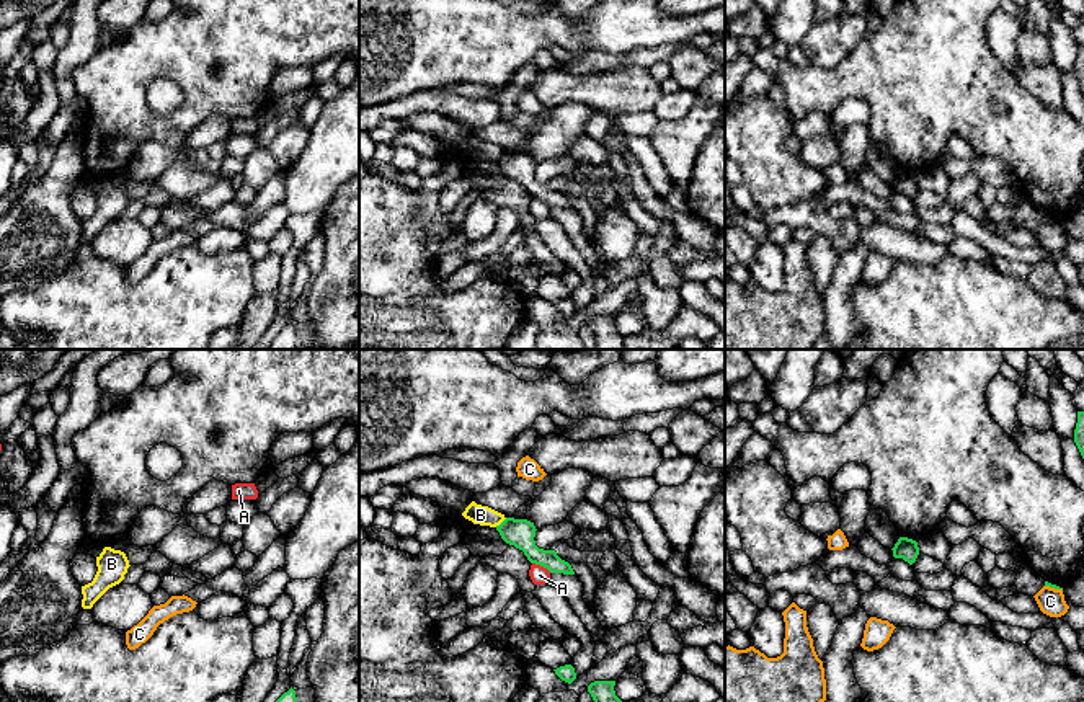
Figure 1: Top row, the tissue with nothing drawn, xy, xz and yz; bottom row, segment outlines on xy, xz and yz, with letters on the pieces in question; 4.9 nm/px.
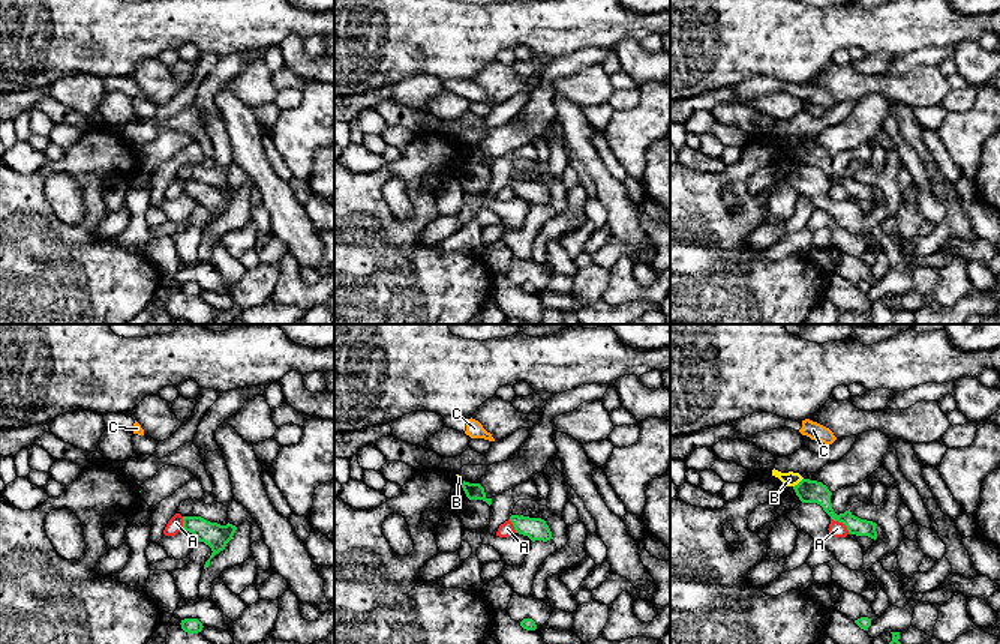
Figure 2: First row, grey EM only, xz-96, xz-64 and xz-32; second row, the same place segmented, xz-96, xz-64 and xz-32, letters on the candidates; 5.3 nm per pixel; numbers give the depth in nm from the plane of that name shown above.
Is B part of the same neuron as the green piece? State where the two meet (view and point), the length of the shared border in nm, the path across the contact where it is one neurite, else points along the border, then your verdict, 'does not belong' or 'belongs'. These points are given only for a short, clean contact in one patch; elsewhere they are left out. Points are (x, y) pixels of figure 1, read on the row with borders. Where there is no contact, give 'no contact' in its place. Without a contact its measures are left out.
meets green in xz at (502, 523); contact 80 nm long; border along xz (506, 518), (495, 526); does not belong

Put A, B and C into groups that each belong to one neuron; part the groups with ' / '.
A / B / C

